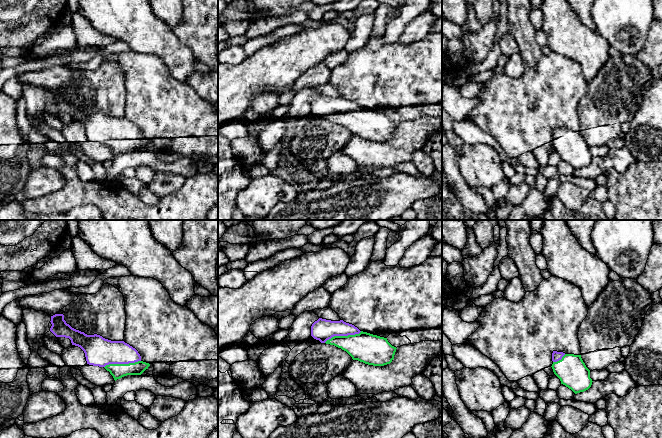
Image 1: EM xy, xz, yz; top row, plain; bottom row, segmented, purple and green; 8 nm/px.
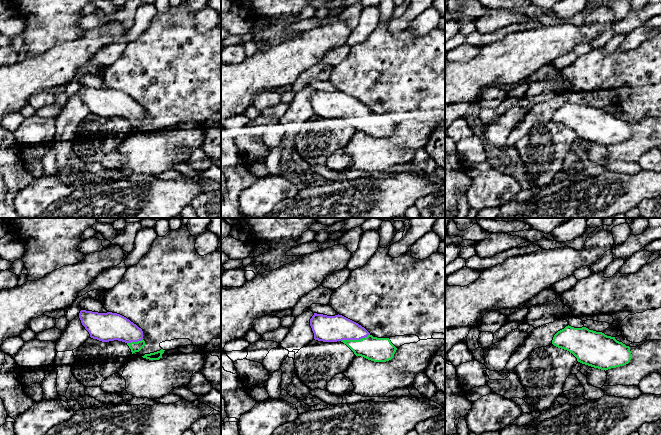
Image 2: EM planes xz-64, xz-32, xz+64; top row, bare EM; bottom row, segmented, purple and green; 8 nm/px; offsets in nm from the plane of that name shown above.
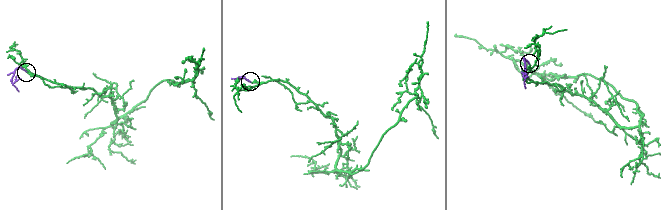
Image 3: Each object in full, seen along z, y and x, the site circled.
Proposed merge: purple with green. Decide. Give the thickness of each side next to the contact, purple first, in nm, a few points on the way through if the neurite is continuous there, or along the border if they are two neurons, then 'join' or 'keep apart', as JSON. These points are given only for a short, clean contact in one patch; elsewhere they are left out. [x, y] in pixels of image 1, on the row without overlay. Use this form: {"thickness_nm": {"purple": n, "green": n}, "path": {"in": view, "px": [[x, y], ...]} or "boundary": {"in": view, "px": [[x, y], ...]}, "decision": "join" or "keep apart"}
{"thickness_nm": {"purple": 220, "green": 120}, "path": {"in": "xy", "px": [[99, 127], [115, 132], [122, 139], [118, 143], [118, 147]]}, "decision": "join"}

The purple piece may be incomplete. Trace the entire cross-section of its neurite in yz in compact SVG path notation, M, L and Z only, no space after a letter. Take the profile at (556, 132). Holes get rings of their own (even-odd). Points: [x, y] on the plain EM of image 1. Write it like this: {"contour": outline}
{"contour": "M553 127L552 145L560 155L561 160L571 165L575 170L588 166L592 161L590 146L583 138L581 131L565 130Z"}

